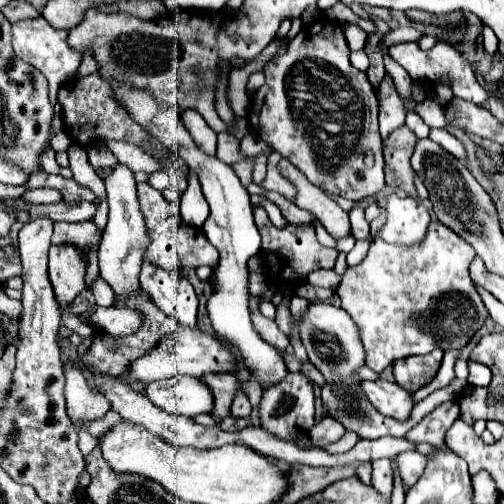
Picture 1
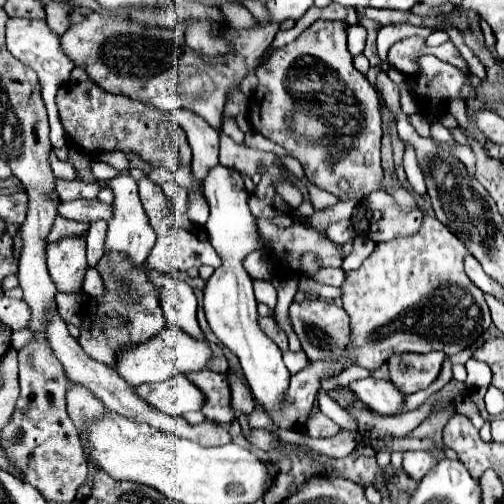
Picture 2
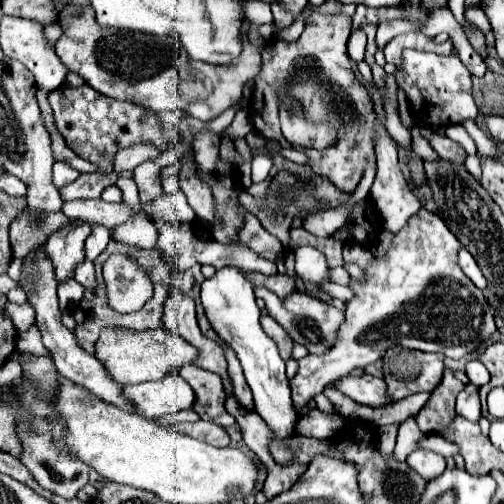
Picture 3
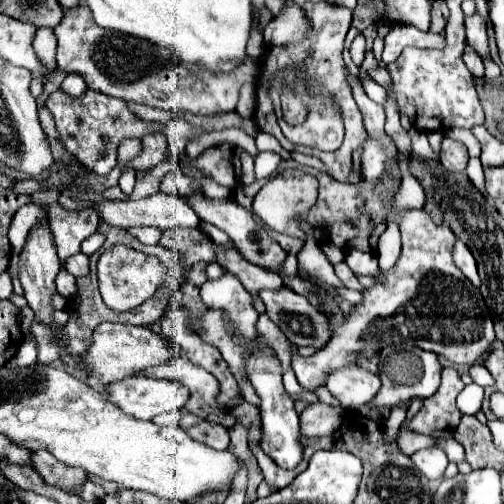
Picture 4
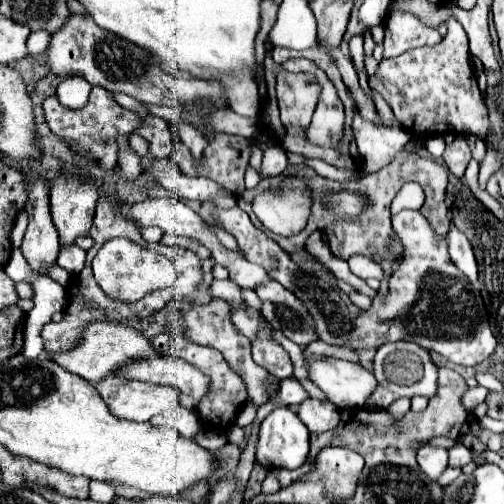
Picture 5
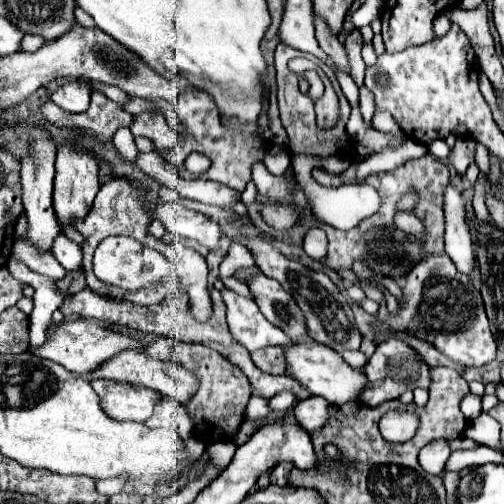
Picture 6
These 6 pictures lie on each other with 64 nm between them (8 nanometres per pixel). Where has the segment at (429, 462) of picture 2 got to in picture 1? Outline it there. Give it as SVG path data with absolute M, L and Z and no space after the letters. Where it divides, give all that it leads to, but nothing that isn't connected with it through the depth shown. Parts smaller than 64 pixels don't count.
M416 450L402 452L396 456L396 460L398 460L400 478L406 484L406 488L414 486L418 482L418 478L422 476L422 472L426 470L426 464L428 464L428 458Z

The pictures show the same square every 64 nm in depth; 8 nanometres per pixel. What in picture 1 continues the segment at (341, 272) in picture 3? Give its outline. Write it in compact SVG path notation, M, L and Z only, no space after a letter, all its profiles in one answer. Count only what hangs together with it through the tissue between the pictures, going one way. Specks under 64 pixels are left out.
M316 270L316 272L310 272L308 278L306 278L310 284L314 286L324 286L324 288L338 288L340 284L340 276L334 272L334 270Z

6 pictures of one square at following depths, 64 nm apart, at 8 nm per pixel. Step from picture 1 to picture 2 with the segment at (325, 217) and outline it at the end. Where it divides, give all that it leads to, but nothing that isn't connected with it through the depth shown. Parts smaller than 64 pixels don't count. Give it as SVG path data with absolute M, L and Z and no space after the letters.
M342 220L342 222L338 222L338 224L328 226L326 236L328 236L332 242L336 242L336 244L346 244L346 242L354 240L356 232L354 232L354 226L352 226L350 220Z

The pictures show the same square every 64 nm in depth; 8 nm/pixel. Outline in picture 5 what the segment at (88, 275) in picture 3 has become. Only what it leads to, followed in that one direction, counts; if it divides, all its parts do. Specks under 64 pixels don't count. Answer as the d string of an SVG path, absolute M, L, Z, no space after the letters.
M68 244L68 246L60 246L60 254L56 262L70 274L80 274L80 270L84 268L84 260L86 260L86 252L76 244Z

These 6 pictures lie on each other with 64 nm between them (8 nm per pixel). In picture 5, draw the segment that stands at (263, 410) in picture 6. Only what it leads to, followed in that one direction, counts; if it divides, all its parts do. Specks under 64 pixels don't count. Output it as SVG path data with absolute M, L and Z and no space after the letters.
M248 400L248 404L244 404L240 416L236 418L236 424L242 426L242 428L246 428L246 426L250 426L254 422L256 414L258 414L258 404L254 404L252 400Z

